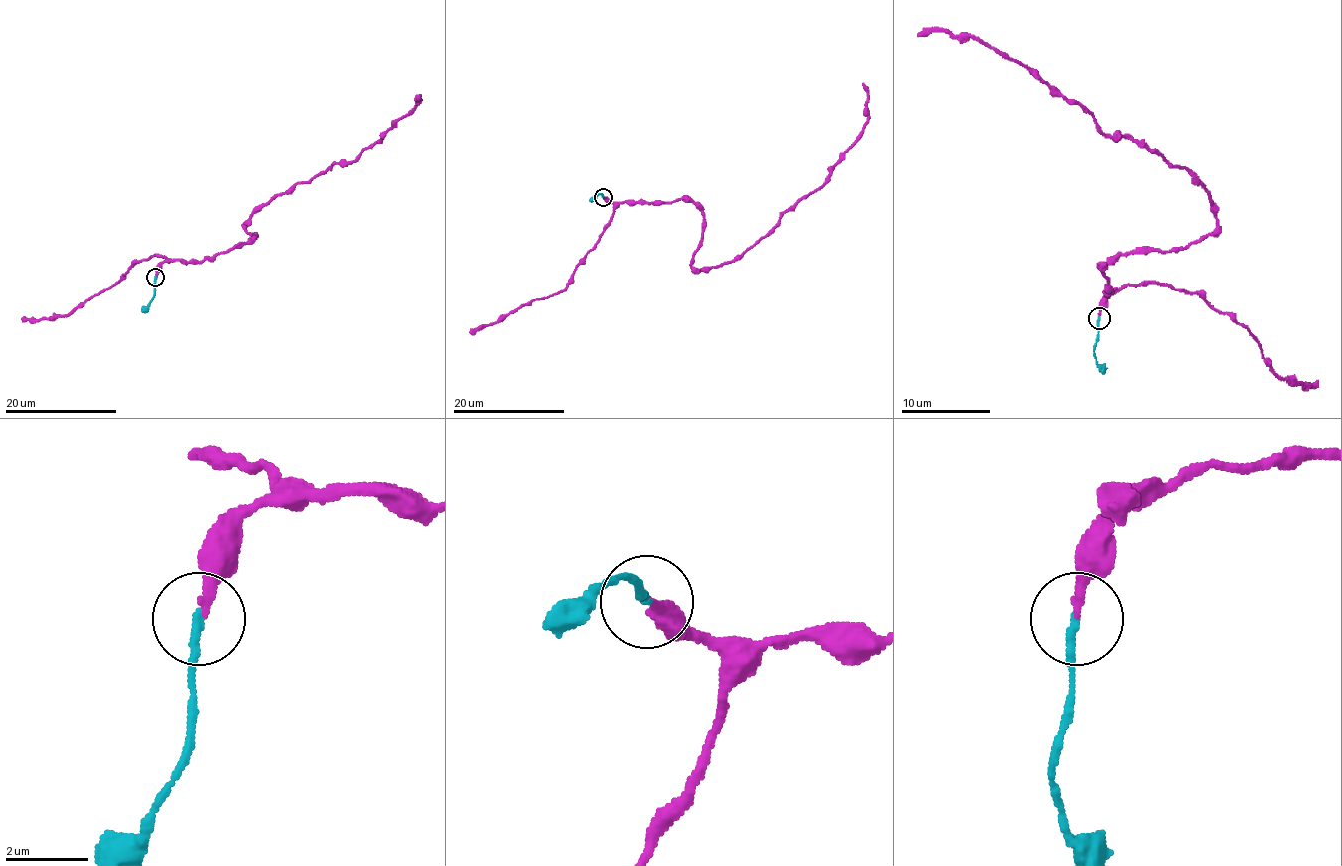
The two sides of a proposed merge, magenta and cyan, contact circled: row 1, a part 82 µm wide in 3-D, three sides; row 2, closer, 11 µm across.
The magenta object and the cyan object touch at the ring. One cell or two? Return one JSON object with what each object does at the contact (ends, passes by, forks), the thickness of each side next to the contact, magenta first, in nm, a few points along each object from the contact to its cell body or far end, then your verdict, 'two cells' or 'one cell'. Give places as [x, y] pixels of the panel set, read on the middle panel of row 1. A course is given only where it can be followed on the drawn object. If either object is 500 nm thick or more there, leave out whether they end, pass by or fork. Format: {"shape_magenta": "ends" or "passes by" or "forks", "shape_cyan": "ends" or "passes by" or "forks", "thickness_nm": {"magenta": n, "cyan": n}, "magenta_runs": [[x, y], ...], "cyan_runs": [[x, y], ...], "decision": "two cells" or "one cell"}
{"shape_magenta": "ends", "shape_cyan": "ends", "thickness_nm": {"magenta": 190, "cyan": 200}, "magenta_runs": [[604, 197], [689, 199], [703, 216], [702, 245], [691, 266], [721, 266], [825, 182], [867, 120], [863, 82]], "cyan_runs": [[604, 197], [601, 193], [592, 200]], "decision": "one cell"}

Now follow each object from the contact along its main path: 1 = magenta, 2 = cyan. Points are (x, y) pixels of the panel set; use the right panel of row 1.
1: (1100, 318), (1102, 269), (1209, 236), (1209, 193), (977, 37), (917, 35)
2: (1100, 318), (1093, 352), (1097, 367), (1104, 374)

